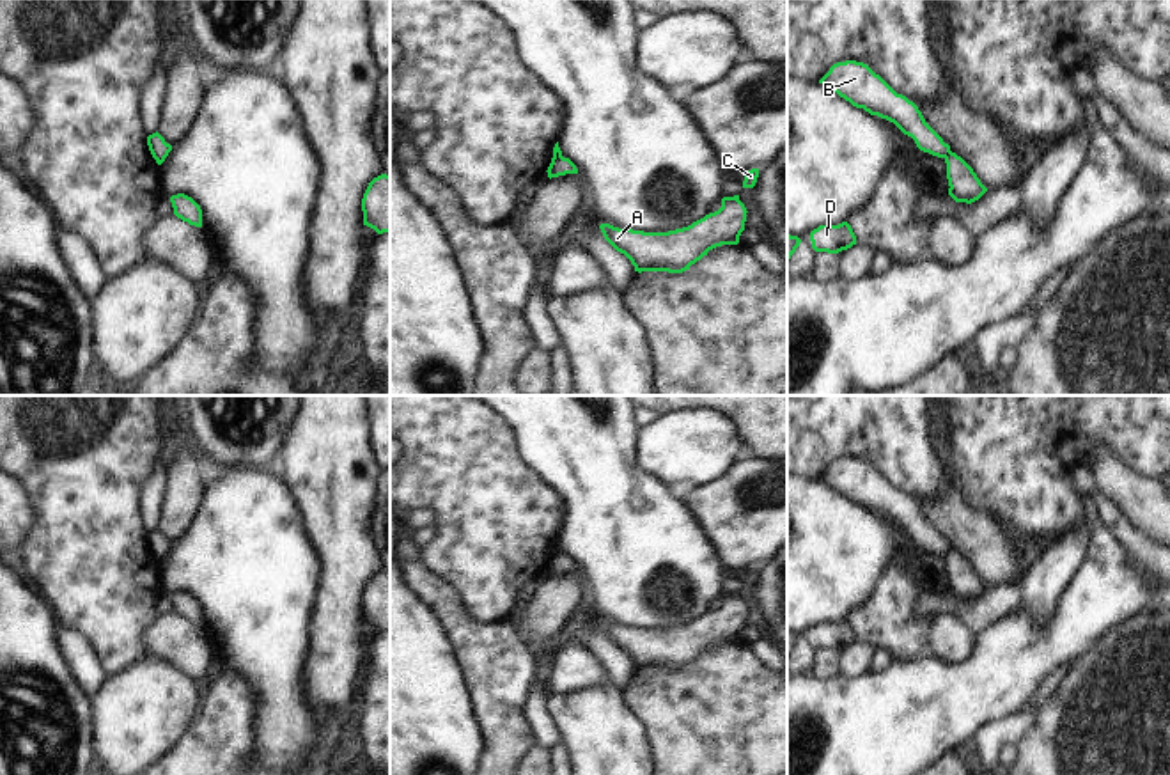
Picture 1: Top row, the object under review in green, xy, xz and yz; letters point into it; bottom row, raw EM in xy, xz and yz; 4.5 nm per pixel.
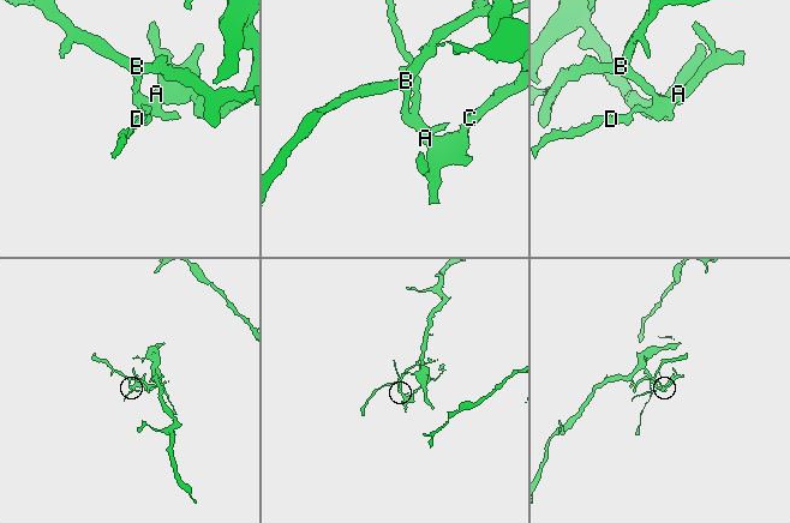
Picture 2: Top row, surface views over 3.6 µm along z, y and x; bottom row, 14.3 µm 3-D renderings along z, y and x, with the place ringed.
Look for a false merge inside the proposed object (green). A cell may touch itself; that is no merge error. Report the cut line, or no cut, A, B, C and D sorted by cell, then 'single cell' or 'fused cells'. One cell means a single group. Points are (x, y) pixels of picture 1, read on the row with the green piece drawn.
cut yz (951, 151), (945, 158); groups A C D / B; fused cells

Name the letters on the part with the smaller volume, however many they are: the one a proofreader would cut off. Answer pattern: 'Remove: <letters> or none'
Remove: B

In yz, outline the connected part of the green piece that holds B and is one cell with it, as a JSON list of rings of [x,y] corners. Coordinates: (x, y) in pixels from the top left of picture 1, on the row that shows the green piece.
[[[856,60],[837,62],[819,83],[853,106],[893,122],[904,135],[915,140],[920,151],[938,158],[947,158],[950,153],[950,145],[925,122],[918,106],[906,96],[897,94],[867,64]]]

